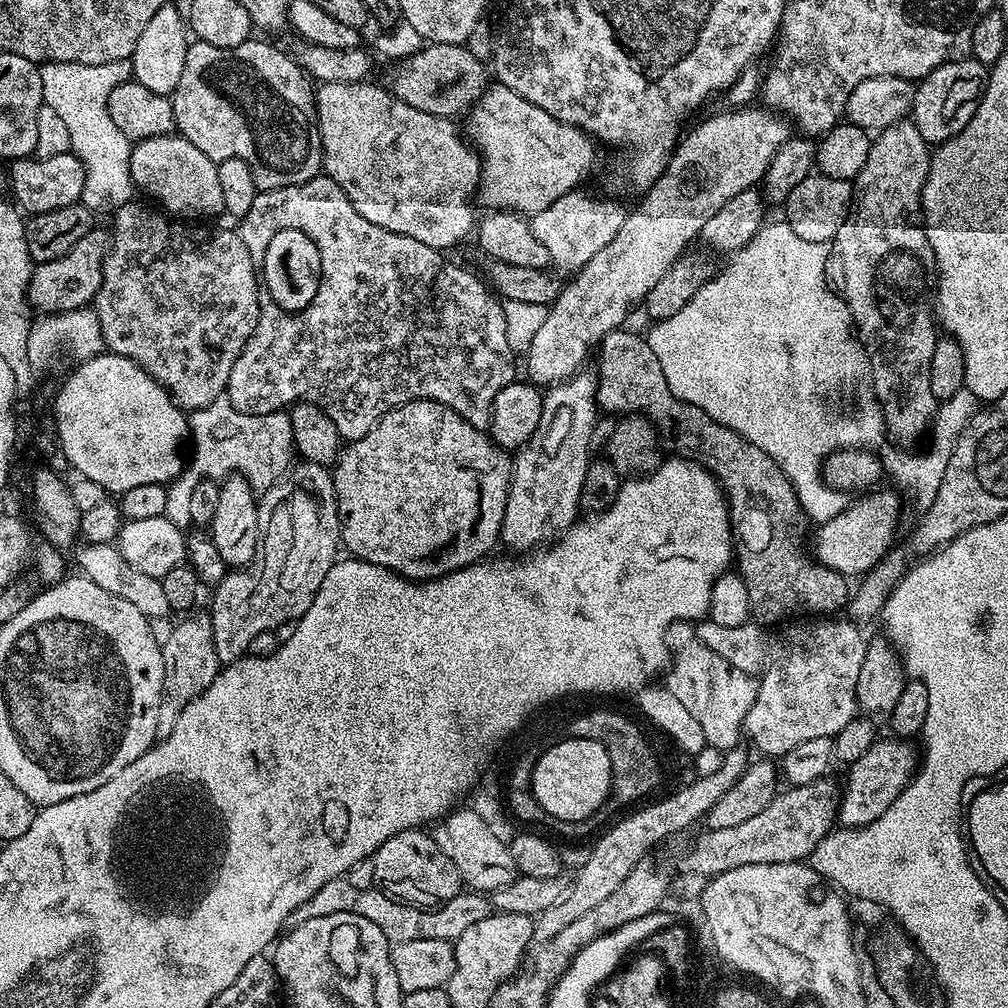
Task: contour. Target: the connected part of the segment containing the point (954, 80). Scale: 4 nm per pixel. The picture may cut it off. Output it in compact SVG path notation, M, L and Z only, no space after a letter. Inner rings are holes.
M965 58L963 60L951 60L938 66L931 74L916 84L916 94L912 103L910 119L912 123L918 126L922 138L929 146L947 144L969 127L970 118L974 118L974 114L980 110L980 98L985 95L988 74L989 69L982 62L973 58Z

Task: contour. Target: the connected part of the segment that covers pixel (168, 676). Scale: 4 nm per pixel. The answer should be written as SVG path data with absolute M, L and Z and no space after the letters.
M207 619L184 620L181 624L171 625L170 631L164 636L160 653L162 654L162 678L164 679L164 692L160 695L160 709L158 710L157 729L167 734L174 726L174 722L182 714L182 710L220 672L222 667L215 653L214 642L211 638L211 626Z

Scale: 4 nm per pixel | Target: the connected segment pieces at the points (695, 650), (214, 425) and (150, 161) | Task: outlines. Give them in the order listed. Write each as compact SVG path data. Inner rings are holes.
M677 618L668 626L668 650L670 667L667 669L666 687L698 718L707 747L727 750L741 743L744 719L756 701L757 681L751 676L734 670L726 658L718 658L710 646L698 638L695 627L689 621Z
M221 398L208 406L195 409L188 416L188 430L190 444L192 440L192 465L187 465L186 472L194 476L197 481L220 482L231 472L237 472L239 479L248 484L253 490L271 488L276 480L288 468L292 456L294 460L294 445L292 443L292 431L290 420L286 414L280 412L268 412L266 414L246 414L237 405L231 404L226 398Z
M182 134L155 136L135 141L129 154L133 185L153 196L165 213L176 218L200 218L224 212L222 186L218 183L217 161L212 160L194 142Z

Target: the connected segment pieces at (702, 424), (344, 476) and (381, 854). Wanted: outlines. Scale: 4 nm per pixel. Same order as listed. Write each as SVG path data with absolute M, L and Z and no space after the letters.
M617 330L606 334L606 338L600 341L598 345L598 353L600 352L600 372L598 371L598 379L596 381L596 403L601 409L604 408L608 412L620 412L616 414L640 414L647 416L649 422L656 427L657 433L665 441L672 440L672 448L677 457L687 458L689 460L699 461L703 464L704 469L711 472L716 477L716 481L720 484L720 489L724 491L724 499L728 502L728 511L726 513L727 519L732 522L732 531L738 537L738 544L744 549L739 549L738 564L740 560L740 568L738 567L738 574L746 582L746 591L750 593L750 606L752 607L752 620L761 626L769 626L775 620L784 620L787 616L796 616L800 618L816 618L821 614L836 614L840 607L847 605L850 600L850 584L849 581L834 570L830 570L826 566L822 566L811 555L804 553L804 535L808 532L810 521L804 515L802 506L796 497L794 486L790 482L790 478L786 478L786 474L782 474L782 470L778 466L778 462L774 462L774 458L770 458L770 454L766 454L758 446L754 446L754 442L750 442L746 438L739 436L734 430L730 430L726 426L722 426L714 418L710 418L710 414L706 414L698 406L688 404L684 400L679 400L677 396L668 389L666 378L662 374L662 362L658 362L658 354L654 354L654 350L648 344L647 339L643 335L640 336L636 332L624 332L625 330Z
M410 400L407 404L399 404L336 457L330 486L338 506L340 544L348 547L357 560L393 569L399 554L406 552L406 530L431 526L431 530L440 536L440 546L452 540L452 546L465 554L475 553L472 524L504 524L513 463L513 457L499 448L485 429L470 426L470 422L454 410L433 400Z
M408 828L394 834L371 857L374 862L376 884L389 896L405 903L421 906L439 906L458 895L462 888L454 862L438 850L435 840L427 831Z

